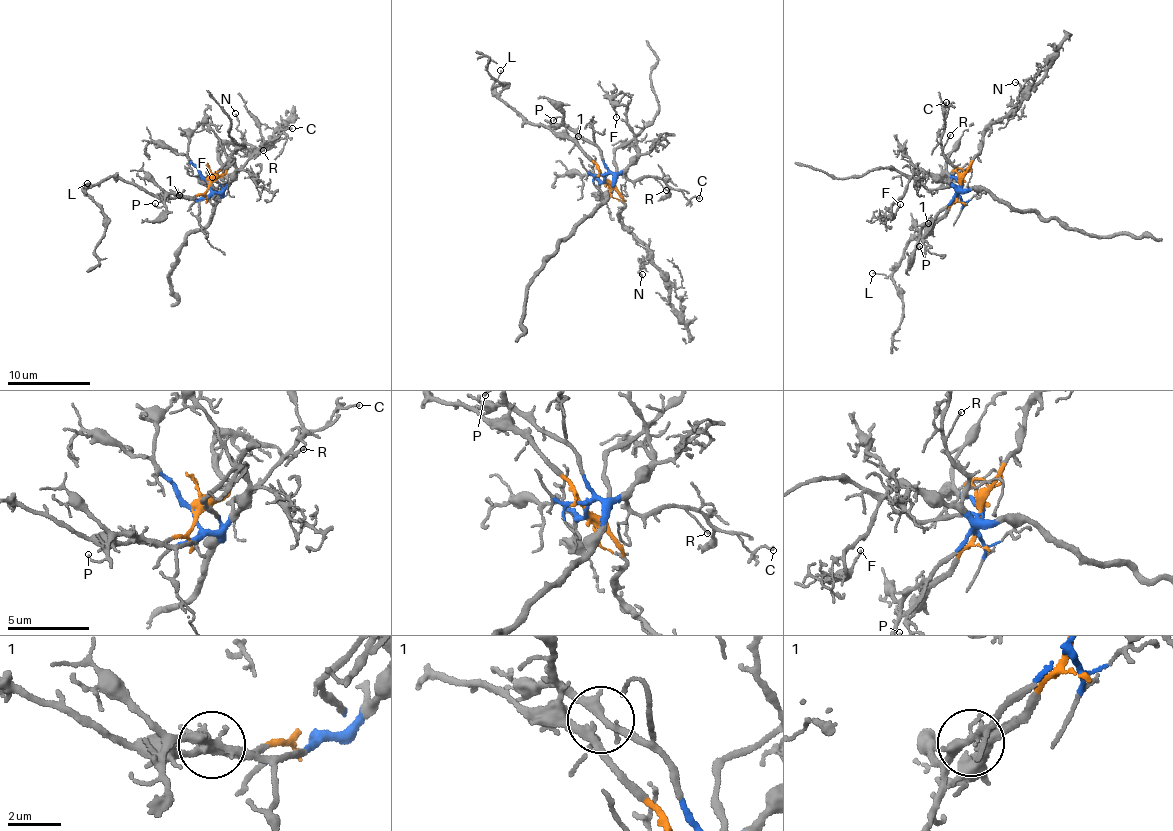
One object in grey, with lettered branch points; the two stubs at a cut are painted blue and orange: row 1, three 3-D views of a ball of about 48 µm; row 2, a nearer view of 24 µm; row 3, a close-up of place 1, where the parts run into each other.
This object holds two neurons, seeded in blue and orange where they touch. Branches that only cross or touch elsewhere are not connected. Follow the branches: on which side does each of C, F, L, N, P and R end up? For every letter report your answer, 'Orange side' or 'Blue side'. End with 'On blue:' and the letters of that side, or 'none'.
C: Blue side
F: Blue side
L: Orange side
N: Orange side
P: Blue side
R: Blue side
On blue: C, F, P, R

